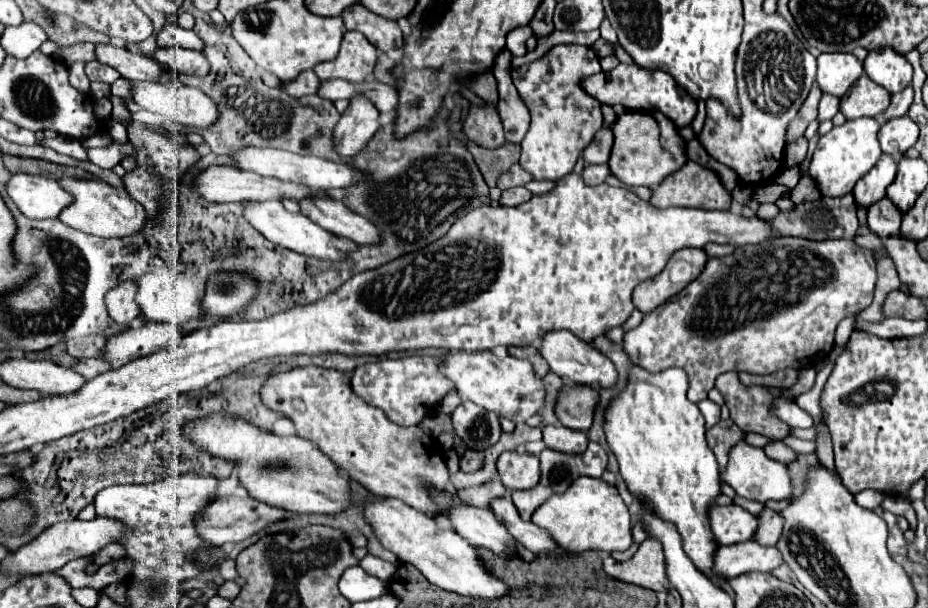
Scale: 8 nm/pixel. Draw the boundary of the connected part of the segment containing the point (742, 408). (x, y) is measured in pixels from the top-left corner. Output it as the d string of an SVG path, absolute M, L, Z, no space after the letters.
M736 372L720 374L716 388L724 396L732 422L736 422L744 432L758 432L774 440L782 440L790 434L790 426L768 412L774 396L766 388L740 386Z

